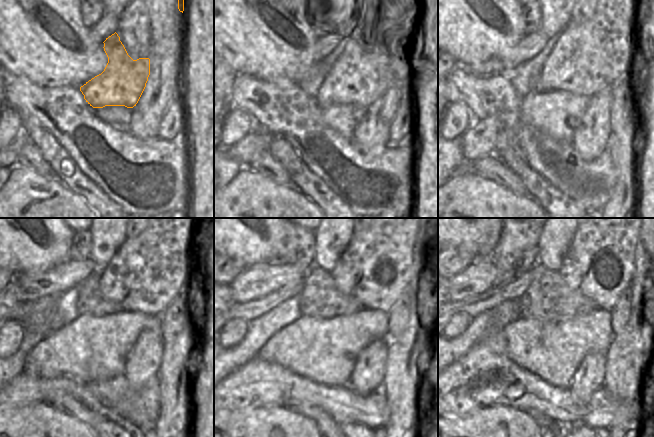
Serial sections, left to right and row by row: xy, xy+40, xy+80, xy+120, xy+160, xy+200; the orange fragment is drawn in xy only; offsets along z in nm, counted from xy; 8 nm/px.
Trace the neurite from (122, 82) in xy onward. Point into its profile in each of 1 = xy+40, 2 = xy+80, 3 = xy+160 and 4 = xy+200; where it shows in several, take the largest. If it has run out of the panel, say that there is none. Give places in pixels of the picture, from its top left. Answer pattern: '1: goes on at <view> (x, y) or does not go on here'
1: goes on at xy+40 (355, 70)
2: goes on at xy+80 (588, 57)
3: goes on at xy+160 (376, 266)
4: goes on at xy+200 (599, 263)

